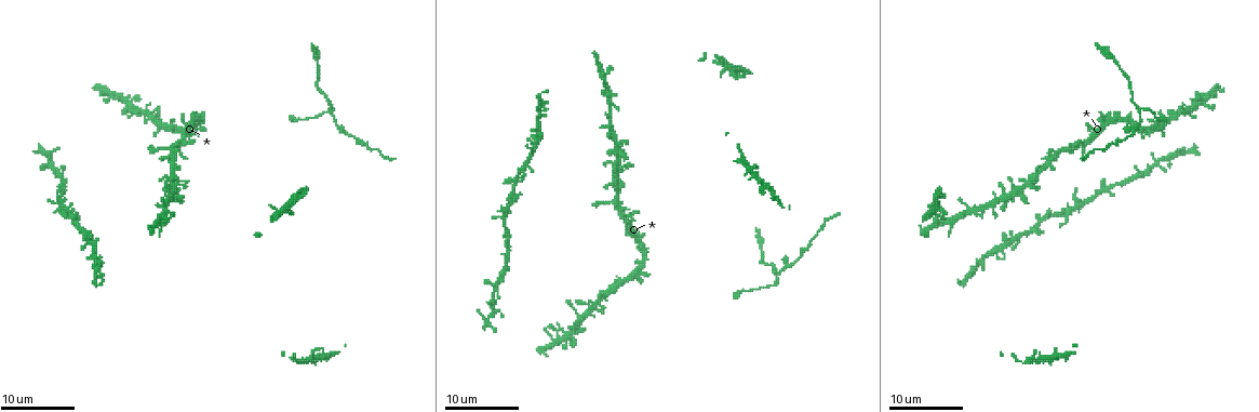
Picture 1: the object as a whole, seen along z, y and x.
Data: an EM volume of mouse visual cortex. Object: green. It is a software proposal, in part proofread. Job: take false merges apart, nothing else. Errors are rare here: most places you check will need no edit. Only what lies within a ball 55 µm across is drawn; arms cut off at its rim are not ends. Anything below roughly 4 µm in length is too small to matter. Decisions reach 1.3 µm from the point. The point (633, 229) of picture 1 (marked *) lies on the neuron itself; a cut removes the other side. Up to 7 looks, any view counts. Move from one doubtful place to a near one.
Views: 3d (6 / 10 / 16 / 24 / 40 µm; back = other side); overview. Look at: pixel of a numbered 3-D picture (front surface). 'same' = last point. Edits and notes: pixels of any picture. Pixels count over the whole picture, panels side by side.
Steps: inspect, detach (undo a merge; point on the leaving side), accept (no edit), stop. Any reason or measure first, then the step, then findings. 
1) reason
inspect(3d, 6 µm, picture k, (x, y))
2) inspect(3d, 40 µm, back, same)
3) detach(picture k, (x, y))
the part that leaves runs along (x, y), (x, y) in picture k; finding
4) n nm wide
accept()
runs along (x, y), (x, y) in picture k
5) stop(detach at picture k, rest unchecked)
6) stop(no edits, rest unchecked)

thick turns thin
inspect(3d, 10 µm, picture 1, (572, 334))

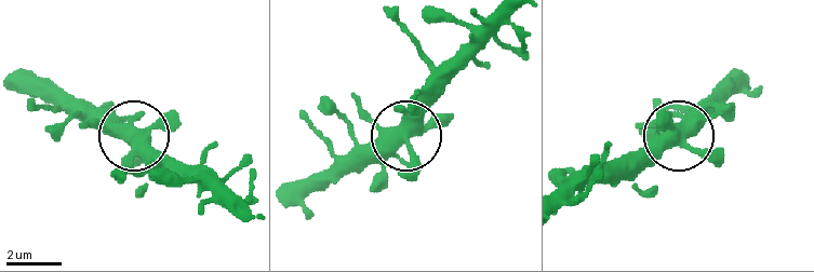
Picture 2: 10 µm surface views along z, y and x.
450 nm wide
accept()
runs along (504, 22), (406, 131), (385, 133), (357, 119), (338, 119) in picture 2; continuous, no second neuron

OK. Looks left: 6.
inspect(3d, 6 µm, picture 1, (642, 272))

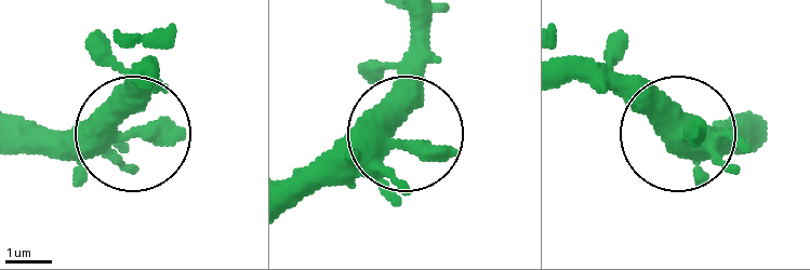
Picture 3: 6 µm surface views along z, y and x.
side arm 37 µm
accept()
one neuron here

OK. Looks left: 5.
thin neck
inspect(3d, 6 µm, picture 1, (795, 259))

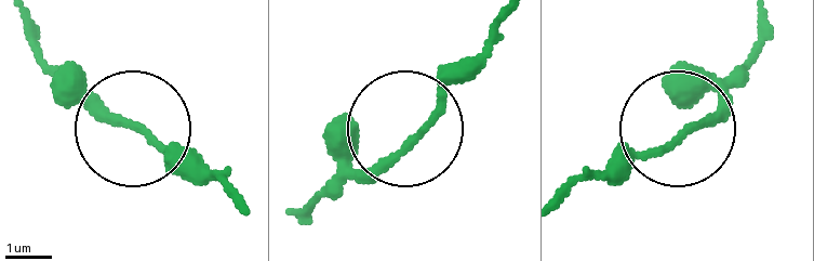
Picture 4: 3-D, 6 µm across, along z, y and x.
accept()
continuous, no second neuron

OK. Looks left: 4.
three-way junction
inspect(3d, 6 µm, picture 1, (1138, 109))

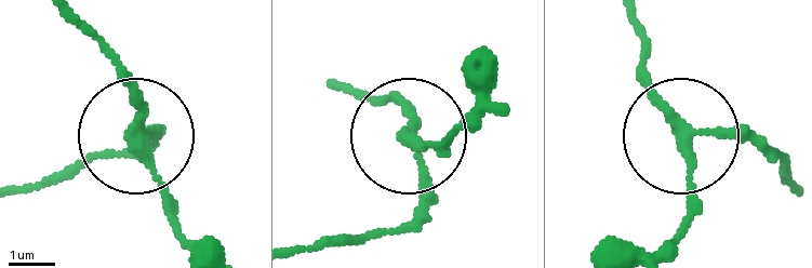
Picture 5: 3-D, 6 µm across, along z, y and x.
from behind
inspect(3d, 6 µm, back, picture 5, (683, 138))

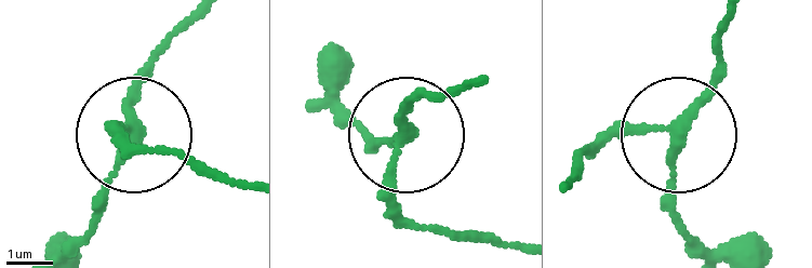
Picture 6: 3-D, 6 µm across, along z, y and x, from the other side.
3 arms
accept()
continuous, no second neuron

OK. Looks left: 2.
stop(no edits, rest unchecked)

